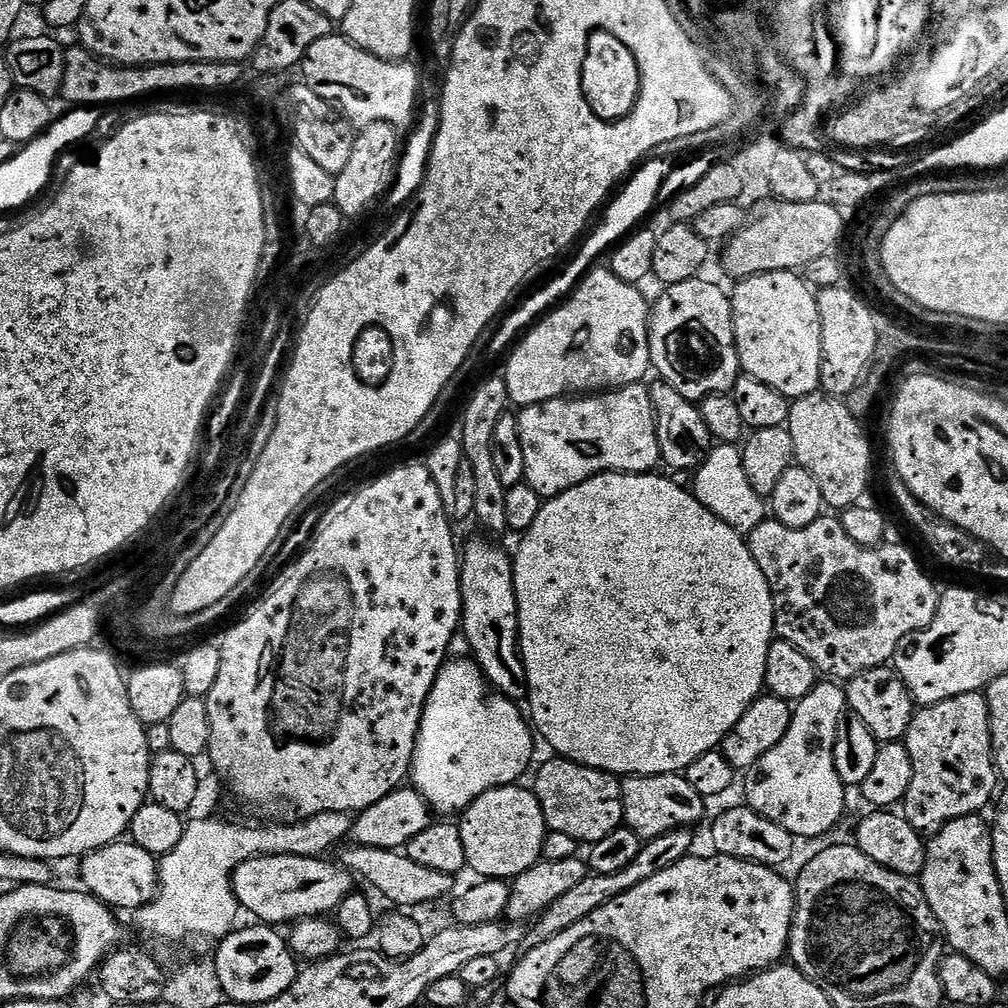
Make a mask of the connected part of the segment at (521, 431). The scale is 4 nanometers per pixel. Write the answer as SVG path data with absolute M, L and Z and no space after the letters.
M647 383L627 384L624 388L605 390L599 394L584 394L579 398L561 398L559 400L547 400L537 404L529 404L519 409L516 416L518 422L518 434L522 438L522 455L526 457L526 470L524 471L524 483L529 484L542 498L551 498L586 482L590 478L606 472L627 472L629 474L648 474L653 471L655 464L661 463L658 450L658 434L656 433L656 411L652 405L652 394Z

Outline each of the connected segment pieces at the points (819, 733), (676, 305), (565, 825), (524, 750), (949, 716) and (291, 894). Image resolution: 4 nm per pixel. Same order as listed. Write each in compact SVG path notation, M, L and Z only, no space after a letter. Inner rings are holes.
M816 683L814 690L810 690L810 694L806 694L806 698L802 698L793 707L790 730L786 730L786 738L782 738L782 742L778 742L778 746L767 752L753 768L747 769L745 776L748 777L744 780L747 807L770 818L770 822L778 822L778 826L790 830L790 834L797 838L826 835L844 816L846 786L834 766L834 742L848 711L848 697L839 683Z
M703 277L688 279L686 282L667 285L650 308L648 341L652 355L652 368L663 383L674 386L682 398L693 402L705 400L719 392L731 393L736 380L742 375L734 326L732 325L732 302L729 293Z
M551 758L540 769L537 767L534 791L542 806L544 823L558 834L570 834L570 838L580 841L581 845L591 846L602 842L606 834L614 834L614 830L624 824L624 789L621 781L610 772L603 772L590 766L576 764L572 760Z
M452 658L445 663L444 667L440 669L439 674L436 675L434 686L428 695L428 701L424 707L422 714L422 722L420 723L420 733L416 736L416 752L412 755L412 771L410 773L411 783L420 791L422 796L426 798L426 802L432 807L433 813L442 815L444 818L452 818L457 814L463 813L465 808L468 808L478 798L482 798L482 794L486 794L495 788L506 788L517 783L516 780L528 767L531 769L532 764L532 736L534 740L534 729L524 716L520 713L521 705L517 701L509 700L500 692L493 690L490 687L489 680L485 676L480 665L472 658Z
M984 692L958 694L958 698L921 707L902 742L914 762L914 778L910 778L910 790L902 801L902 815L914 830L935 834L954 818L983 813L991 800L993 803L998 777L992 757L990 706Z
M255 856L236 868L232 893L245 913L257 916L268 926L291 926L297 920L324 918L354 891L352 873L328 858L297 856Z

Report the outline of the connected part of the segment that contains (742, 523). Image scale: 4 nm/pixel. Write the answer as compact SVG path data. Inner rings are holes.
M717 443L702 462L702 466L694 473L696 501L710 514L714 514L722 522L726 522L736 532L747 534L754 526L766 519L766 500L750 486L750 478L746 478L746 466L742 466L742 451L735 444Z

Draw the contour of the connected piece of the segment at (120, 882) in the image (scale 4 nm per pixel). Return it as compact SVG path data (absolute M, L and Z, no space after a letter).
M131 842L108 844L89 852L79 861L80 880L88 895L96 897L113 910L146 907L160 890L160 866L157 857L150 855L142 846Z

